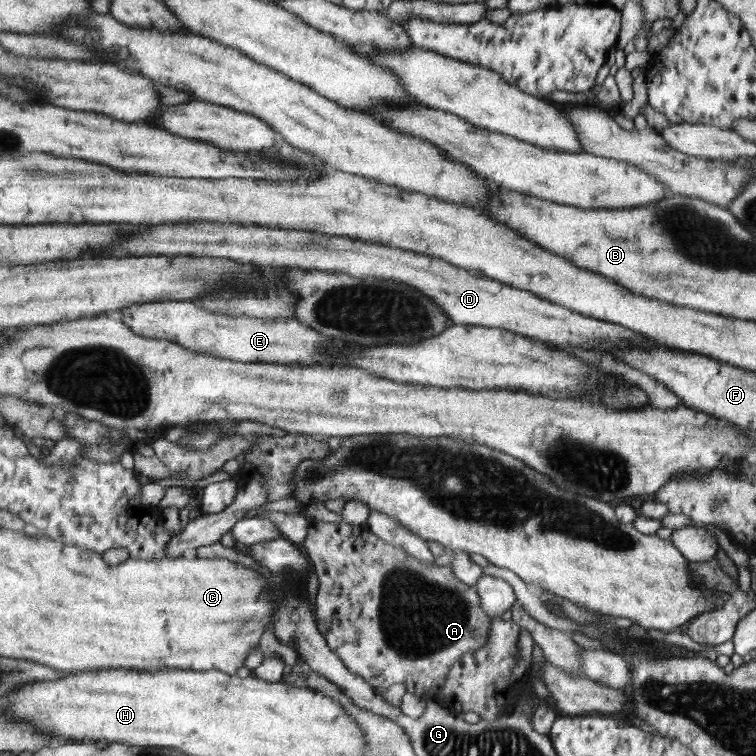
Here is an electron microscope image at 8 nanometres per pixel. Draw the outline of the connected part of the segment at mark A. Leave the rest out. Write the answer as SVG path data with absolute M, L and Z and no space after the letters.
M314 521L307 530L307 535L301 544L307 558L313 564L314 571L318 577L318 592L316 595L316 612L318 624L317 627L324 634L325 640L334 652L344 661L346 668L350 672L361 676L368 684L371 684L375 691L380 693L386 692L392 684L410 684L410 690L414 688L422 688L424 690L436 690L438 686L443 686L446 676L453 664L461 658L465 652L477 651L483 647L489 639L489 630L492 626L492 618L488 616L481 608L481 597L479 596L475 586L470 587L458 580L454 575L452 568L439 566L434 563L424 563L411 554L406 552L406 547L397 547L394 544L387 543L375 534L372 534L366 524L352 525L347 522L324 522Z

